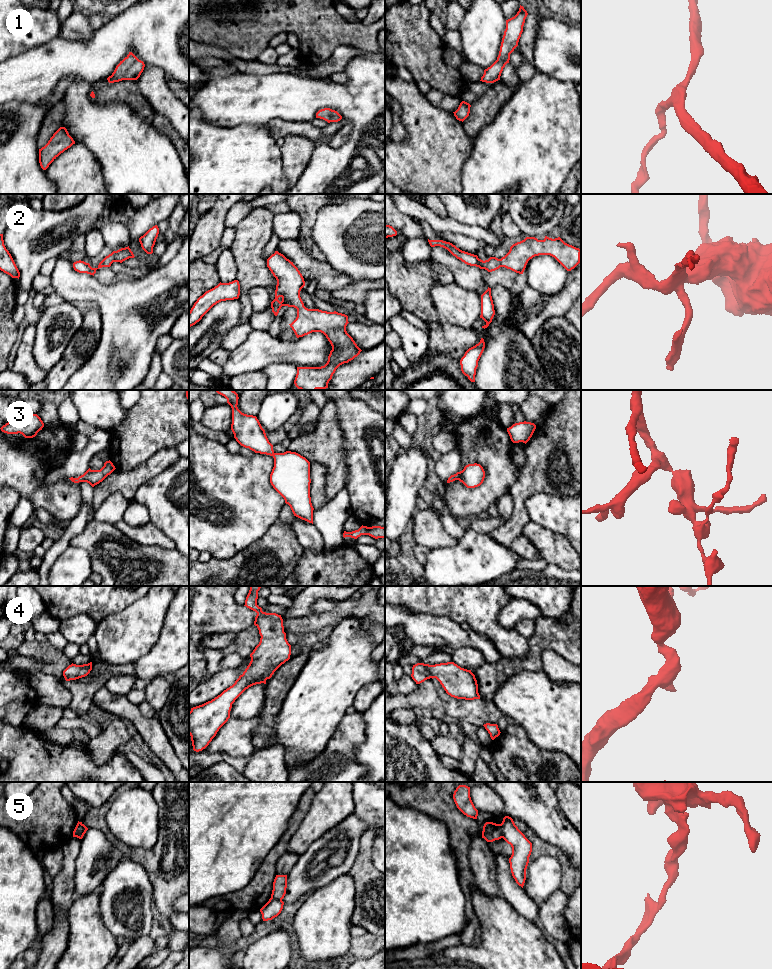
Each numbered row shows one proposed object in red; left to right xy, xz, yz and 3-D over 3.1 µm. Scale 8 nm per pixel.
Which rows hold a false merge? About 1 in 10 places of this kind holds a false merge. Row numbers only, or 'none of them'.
5

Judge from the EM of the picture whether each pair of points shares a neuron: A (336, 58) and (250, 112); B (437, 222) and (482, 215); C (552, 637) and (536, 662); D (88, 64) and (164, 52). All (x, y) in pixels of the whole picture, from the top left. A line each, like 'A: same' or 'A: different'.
A: different
B: different
C: same
D: same

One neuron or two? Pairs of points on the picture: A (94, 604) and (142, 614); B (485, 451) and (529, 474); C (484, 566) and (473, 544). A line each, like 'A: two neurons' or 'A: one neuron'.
A: two neurons
B: two neurons
C: one neuron

